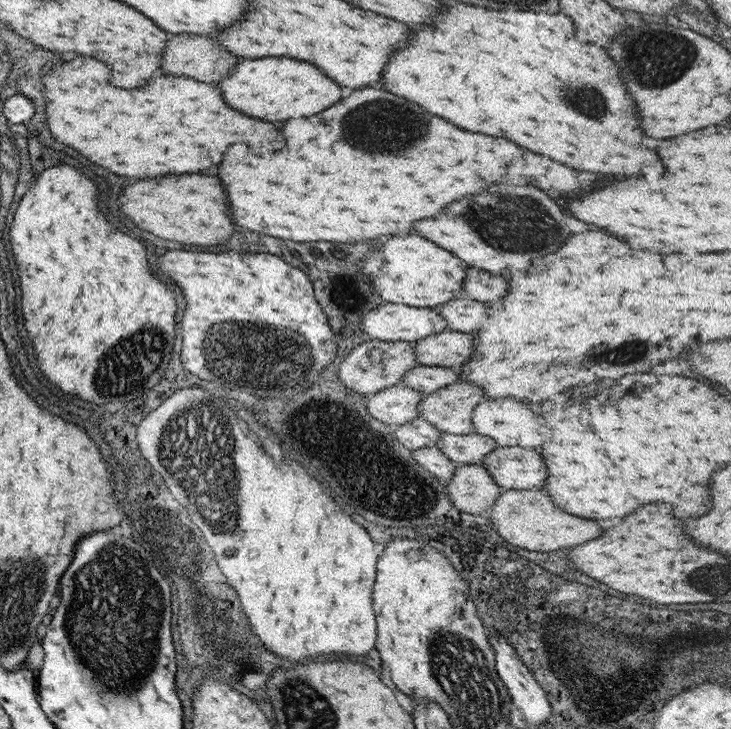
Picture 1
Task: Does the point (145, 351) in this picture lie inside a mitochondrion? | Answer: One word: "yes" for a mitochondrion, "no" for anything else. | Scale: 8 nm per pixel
yes

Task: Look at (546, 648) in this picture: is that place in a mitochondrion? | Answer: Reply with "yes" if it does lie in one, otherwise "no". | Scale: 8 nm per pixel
no

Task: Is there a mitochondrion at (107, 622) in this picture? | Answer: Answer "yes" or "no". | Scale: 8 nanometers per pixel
yes

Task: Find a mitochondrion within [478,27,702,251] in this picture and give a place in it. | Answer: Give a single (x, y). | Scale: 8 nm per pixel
(576, 98)

